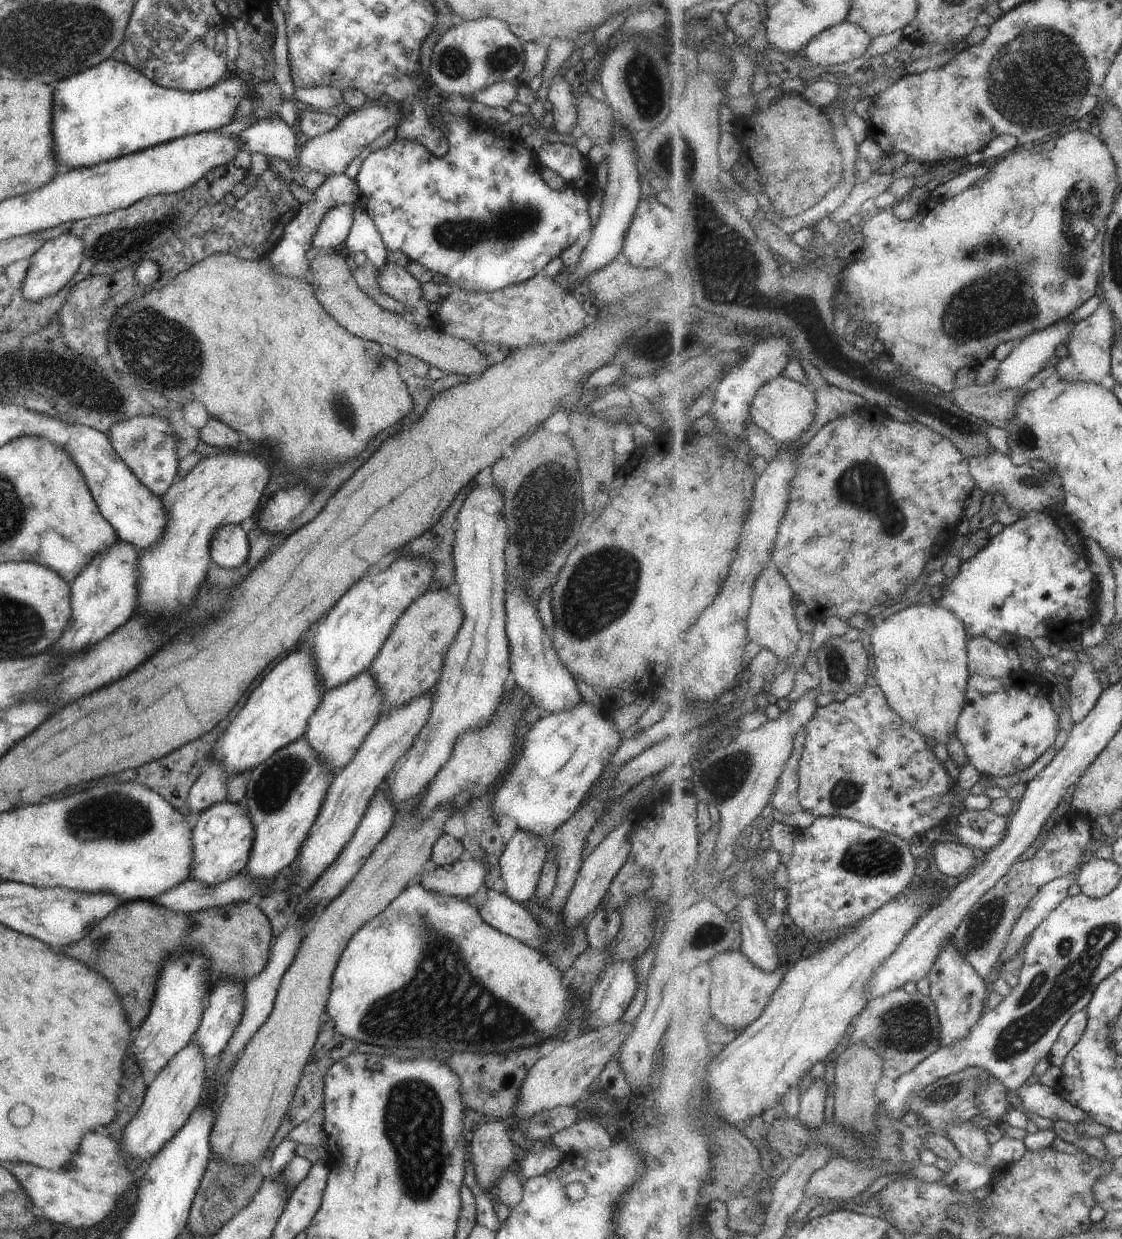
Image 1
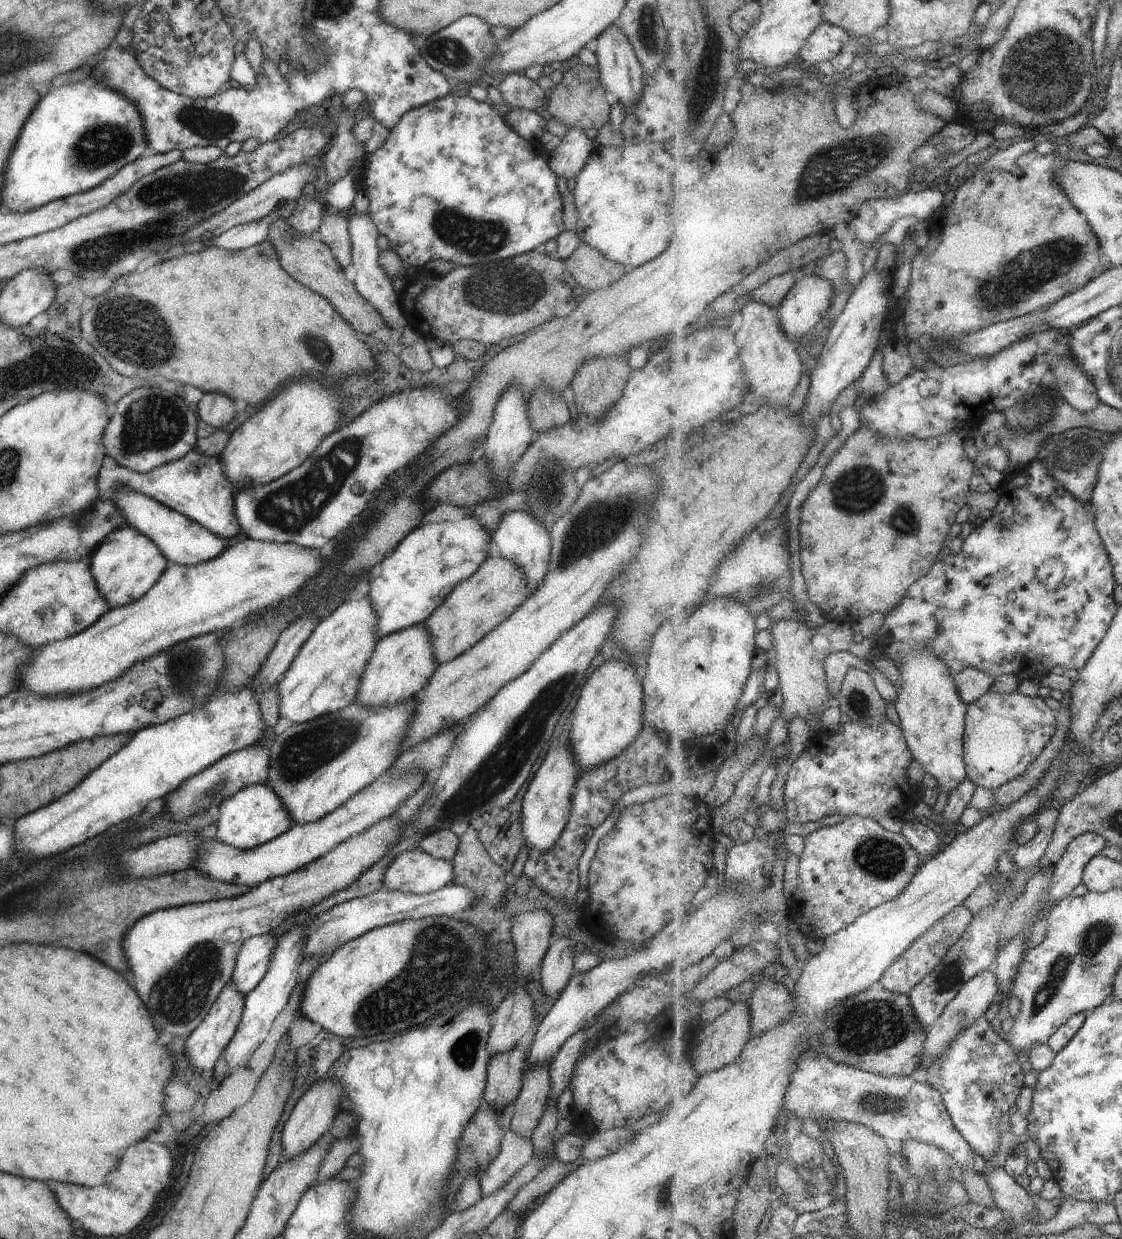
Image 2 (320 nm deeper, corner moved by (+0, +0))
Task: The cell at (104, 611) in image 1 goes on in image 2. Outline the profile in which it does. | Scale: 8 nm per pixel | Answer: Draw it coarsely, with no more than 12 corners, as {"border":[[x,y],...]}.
{"border":[[131,526],[86,561],[109,608],[139,600],[169,564]]}

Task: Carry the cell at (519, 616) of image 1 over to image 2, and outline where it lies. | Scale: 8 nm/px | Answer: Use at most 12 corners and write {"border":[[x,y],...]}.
{"border":[[521,510],[490,541],[523,572],[529,592],[547,574],[550,535]]}

